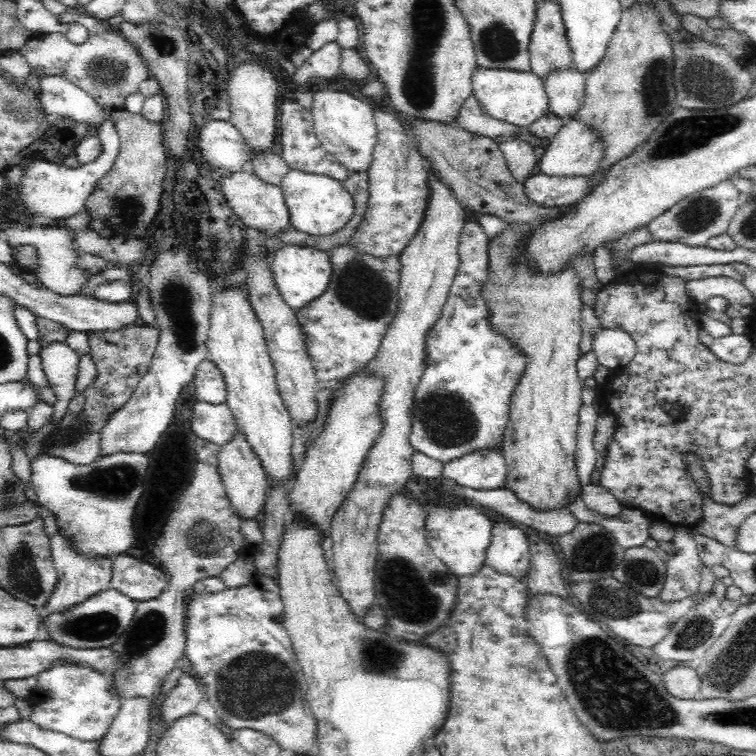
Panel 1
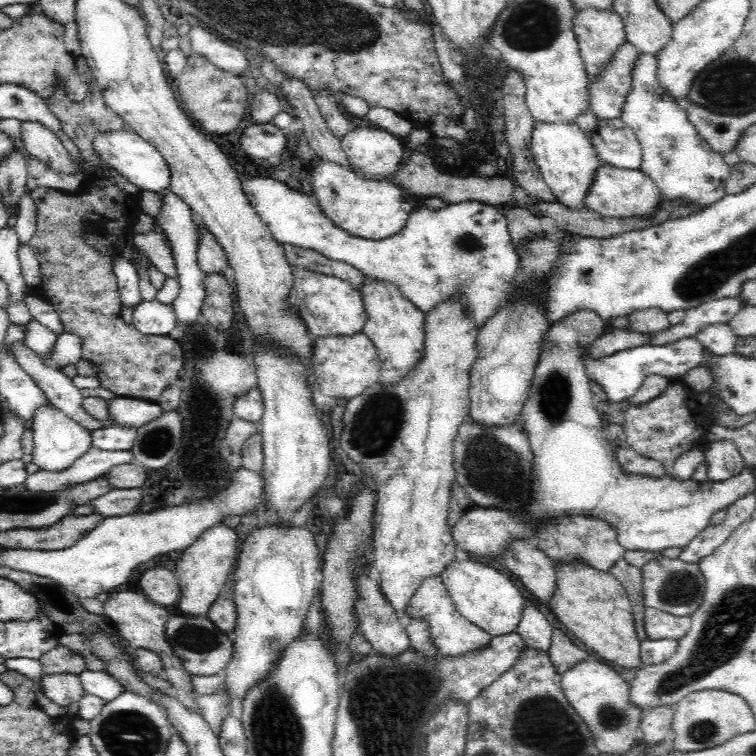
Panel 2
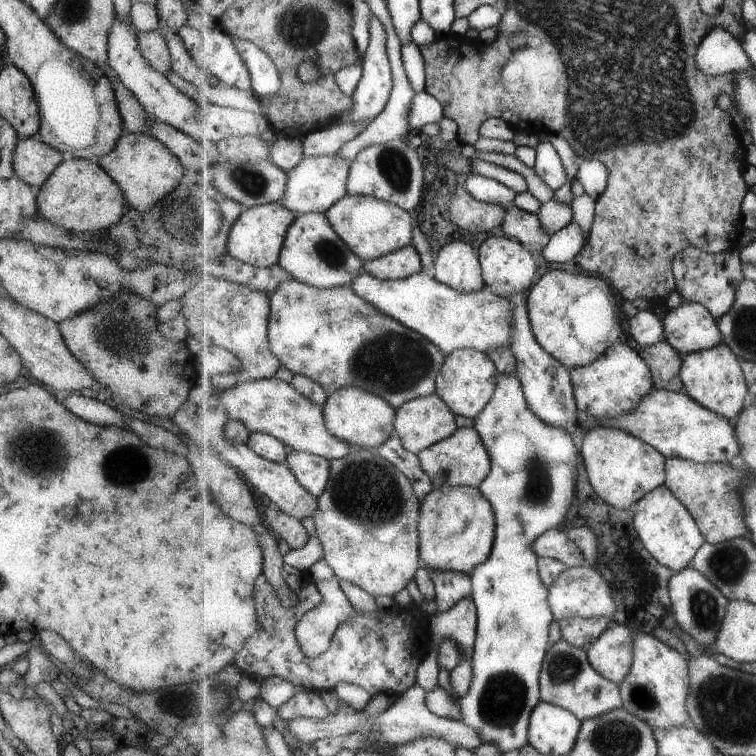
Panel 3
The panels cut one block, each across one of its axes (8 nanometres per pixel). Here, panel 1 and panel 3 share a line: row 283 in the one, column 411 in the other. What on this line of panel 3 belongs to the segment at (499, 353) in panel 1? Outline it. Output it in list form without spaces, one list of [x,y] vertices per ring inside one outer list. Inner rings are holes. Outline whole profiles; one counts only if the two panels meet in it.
[[[276,378],[252,380],[251,382],[239,382],[233,388],[225,390],[221,396],[221,404],[227,410],[227,416],[231,420],[241,420],[247,428],[254,432],[267,433],[281,439],[287,447],[298,451],[307,451],[329,460],[337,460],[349,456],[351,452],[357,450],[370,450],[377,456],[382,456],[392,462],[414,485],[415,492],[421,501],[424,501],[433,489],[434,481],[431,476],[423,470],[419,455],[409,452],[398,435],[391,436],[385,444],[377,448],[361,448],[353,446],[337,436],[333,436],[327,430],[324,406],[315,404],[309,400],[305,394],[301,394],[291,383],[281,381]]]

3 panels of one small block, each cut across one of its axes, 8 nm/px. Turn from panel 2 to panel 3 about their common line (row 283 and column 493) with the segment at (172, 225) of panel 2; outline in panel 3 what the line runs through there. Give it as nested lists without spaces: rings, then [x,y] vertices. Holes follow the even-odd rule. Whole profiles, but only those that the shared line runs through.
[[[473,173],[467,176],[464,185],[477,200],[498,204],[505,208],[515,205],[518,195],[517,192],[497,180]]]

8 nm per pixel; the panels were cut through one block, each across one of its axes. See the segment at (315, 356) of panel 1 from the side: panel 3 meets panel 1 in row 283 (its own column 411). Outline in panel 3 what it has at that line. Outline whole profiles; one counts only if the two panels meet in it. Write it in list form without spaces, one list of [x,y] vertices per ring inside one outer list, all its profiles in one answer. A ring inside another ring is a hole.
[[[292,278],[271,292],[270,298],[269,344],[273,354],[279,356],[281,364],[294,375],[313,378],[315,382],[323,384],[329,393],[345,386],[357,386],[382,396],[396,409],[411,399],[436,392],[435,380],[445,364],[447,354],[417,330],[401,324],[363,300],[350,285],[324,289]]]

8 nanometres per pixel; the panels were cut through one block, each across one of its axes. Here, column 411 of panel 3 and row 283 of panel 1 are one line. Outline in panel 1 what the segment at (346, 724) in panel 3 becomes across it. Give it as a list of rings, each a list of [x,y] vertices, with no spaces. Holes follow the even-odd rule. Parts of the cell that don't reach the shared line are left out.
[[[708,276],[700,280],[686,281],[686,292],[699,307],[703,307],[708,298],[722,296],[729,304],[738,303],[752,307],[754,295],[741,283],[728,276]]]

